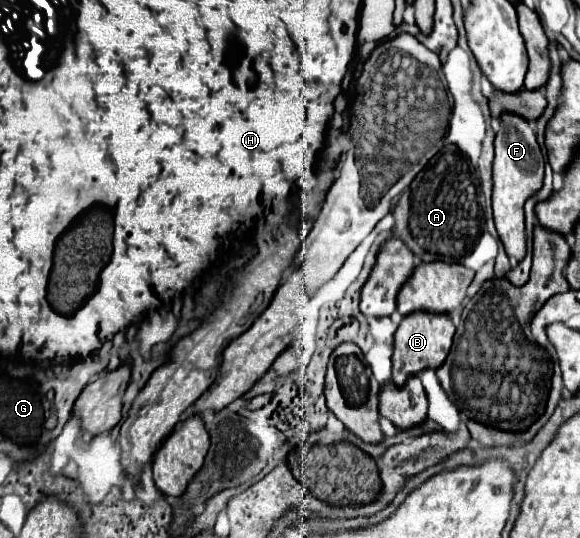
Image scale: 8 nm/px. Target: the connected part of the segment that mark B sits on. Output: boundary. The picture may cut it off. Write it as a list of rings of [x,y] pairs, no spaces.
[[[414,311],[404,315],[396,335],[394,335],[394,355],[392,355],[392,379],[396,385],[402,385],[408,375],[418,373],[426,367],[438,367],[444,363],[454,339],[454,323],[448,313],[430,313],[430,311]]]

